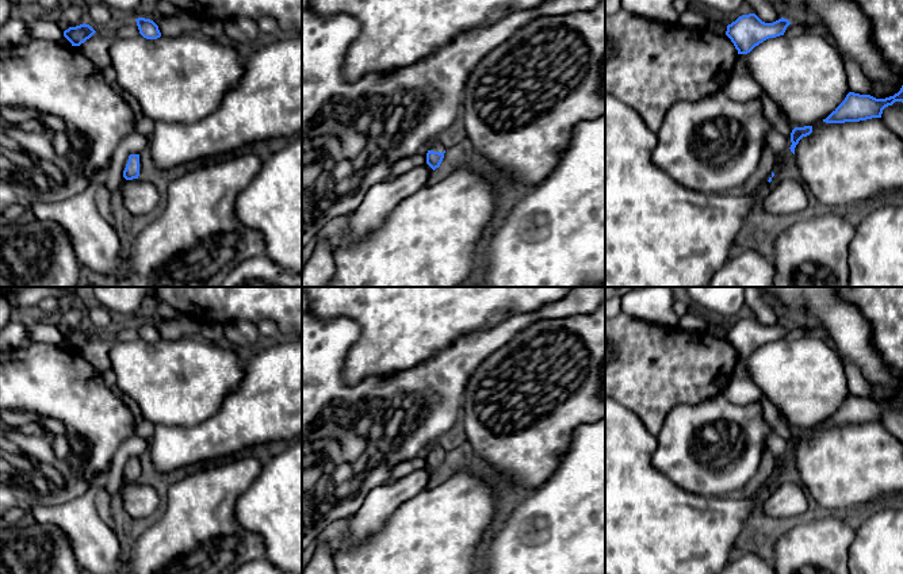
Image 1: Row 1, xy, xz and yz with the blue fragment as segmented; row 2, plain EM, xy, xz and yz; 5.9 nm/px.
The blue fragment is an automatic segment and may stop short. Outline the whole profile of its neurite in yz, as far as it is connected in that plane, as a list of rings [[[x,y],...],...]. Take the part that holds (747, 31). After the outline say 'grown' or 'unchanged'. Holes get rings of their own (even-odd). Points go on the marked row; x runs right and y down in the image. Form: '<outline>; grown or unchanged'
[[[749,14],[728,24],[726,35],[734,43],[738,54],[747,54],[764,41],[784,35],[789,24],[791,22],[784,18],[765,23],[755,14]]]; unchanged

